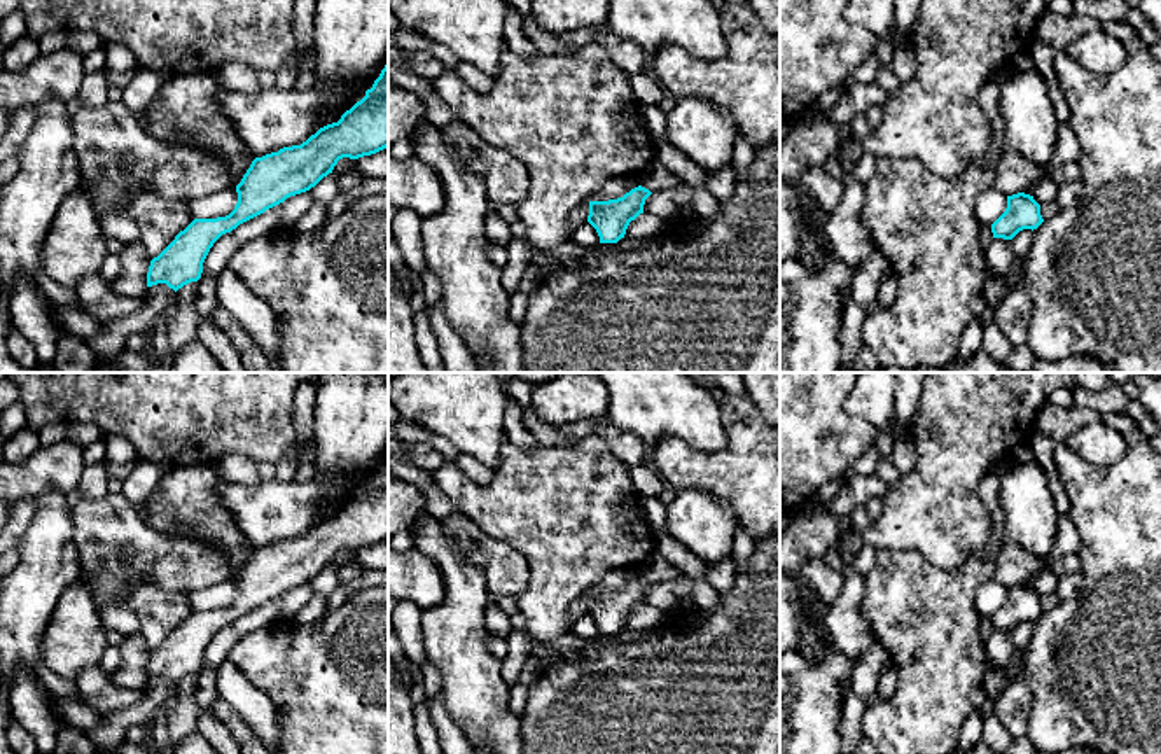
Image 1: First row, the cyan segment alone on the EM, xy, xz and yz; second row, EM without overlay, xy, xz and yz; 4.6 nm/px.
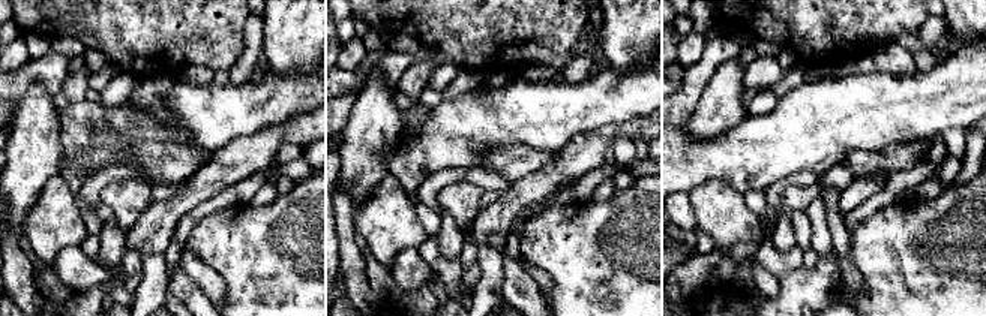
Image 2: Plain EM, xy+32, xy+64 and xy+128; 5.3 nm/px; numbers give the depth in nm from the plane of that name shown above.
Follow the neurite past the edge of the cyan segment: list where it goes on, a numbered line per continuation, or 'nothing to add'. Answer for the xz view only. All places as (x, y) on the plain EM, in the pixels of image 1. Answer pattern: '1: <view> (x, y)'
nothing to add

